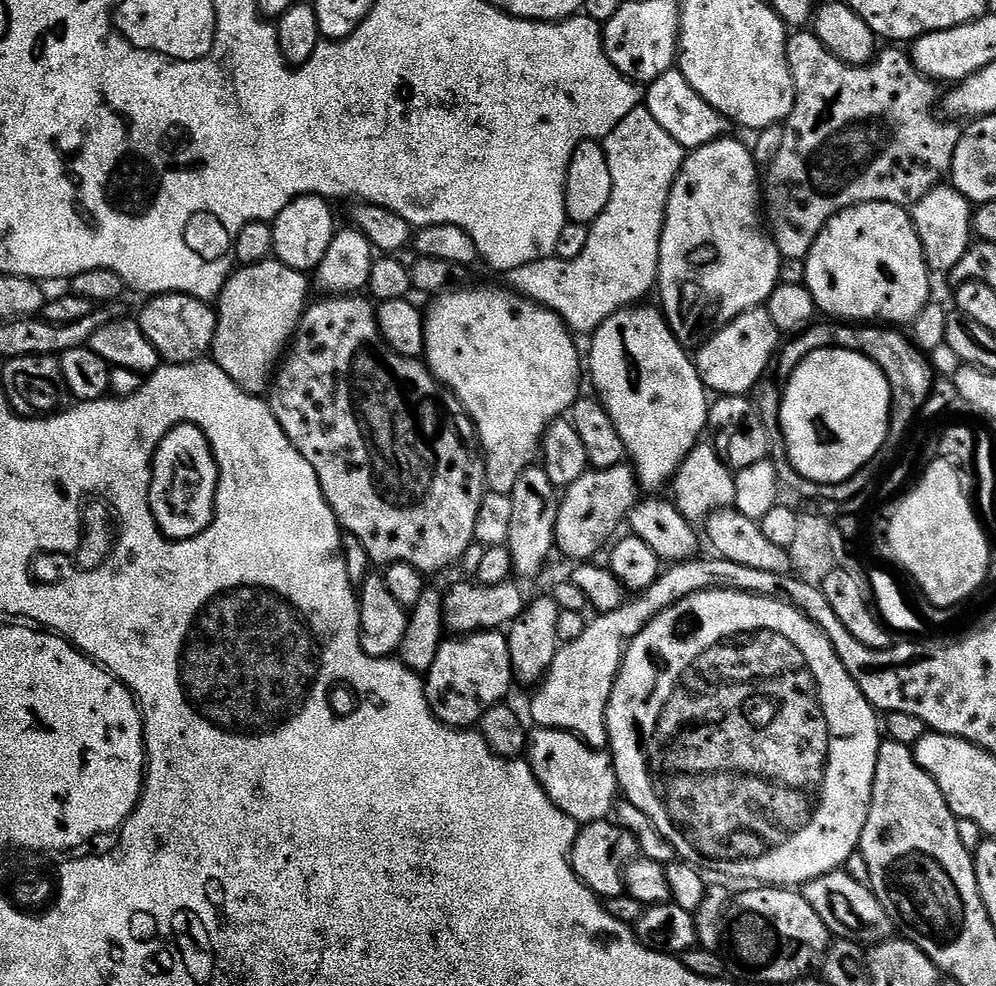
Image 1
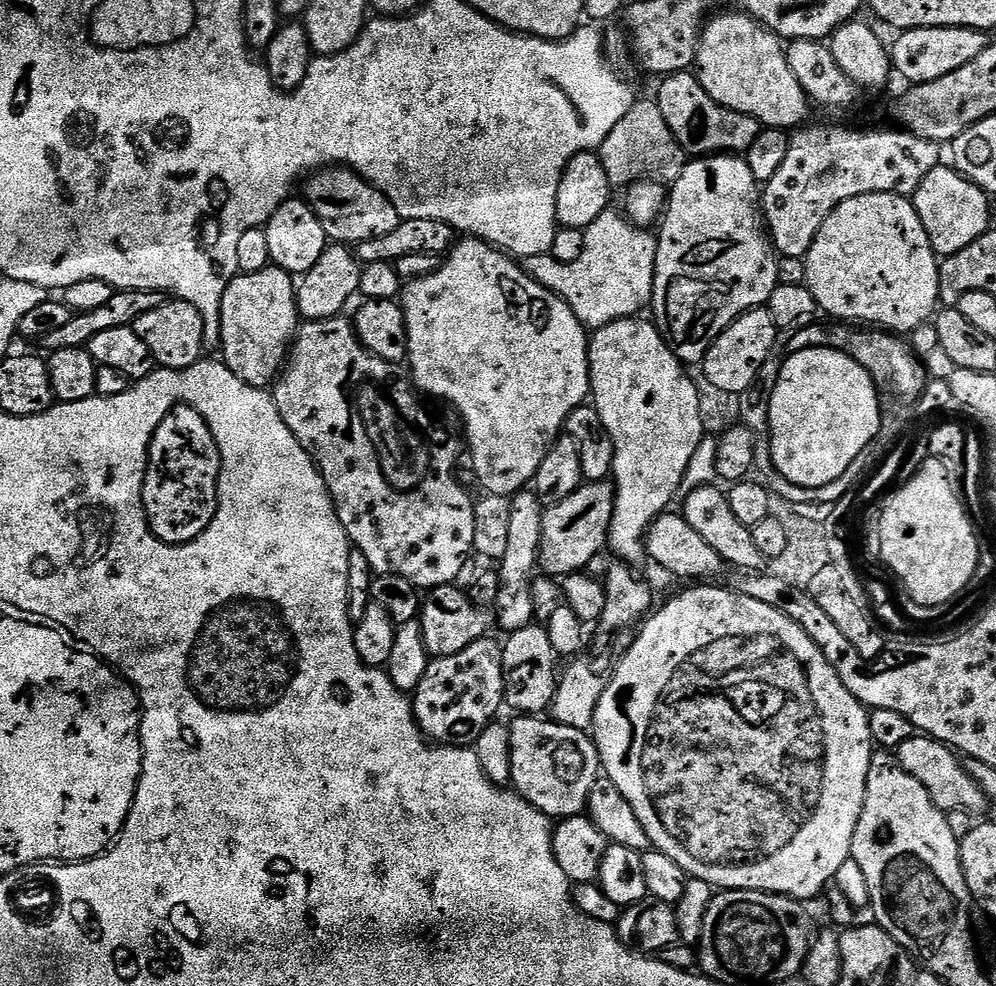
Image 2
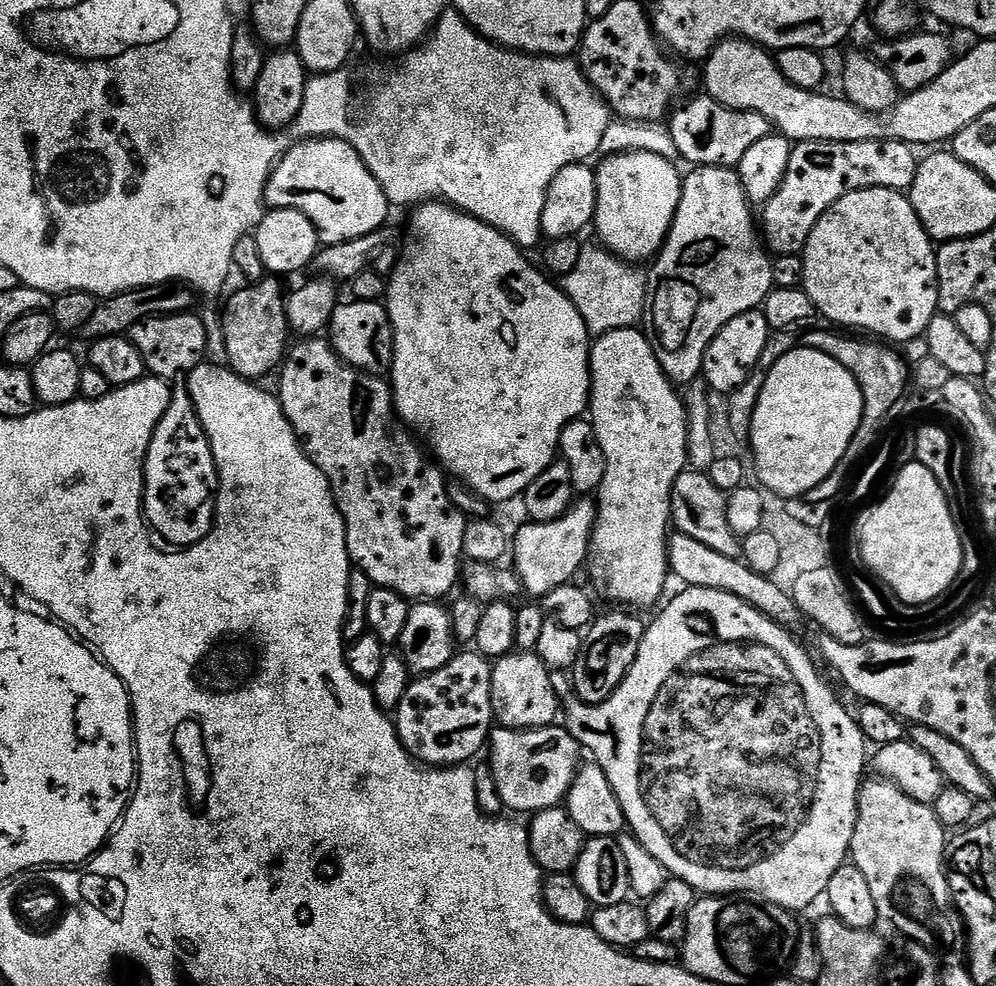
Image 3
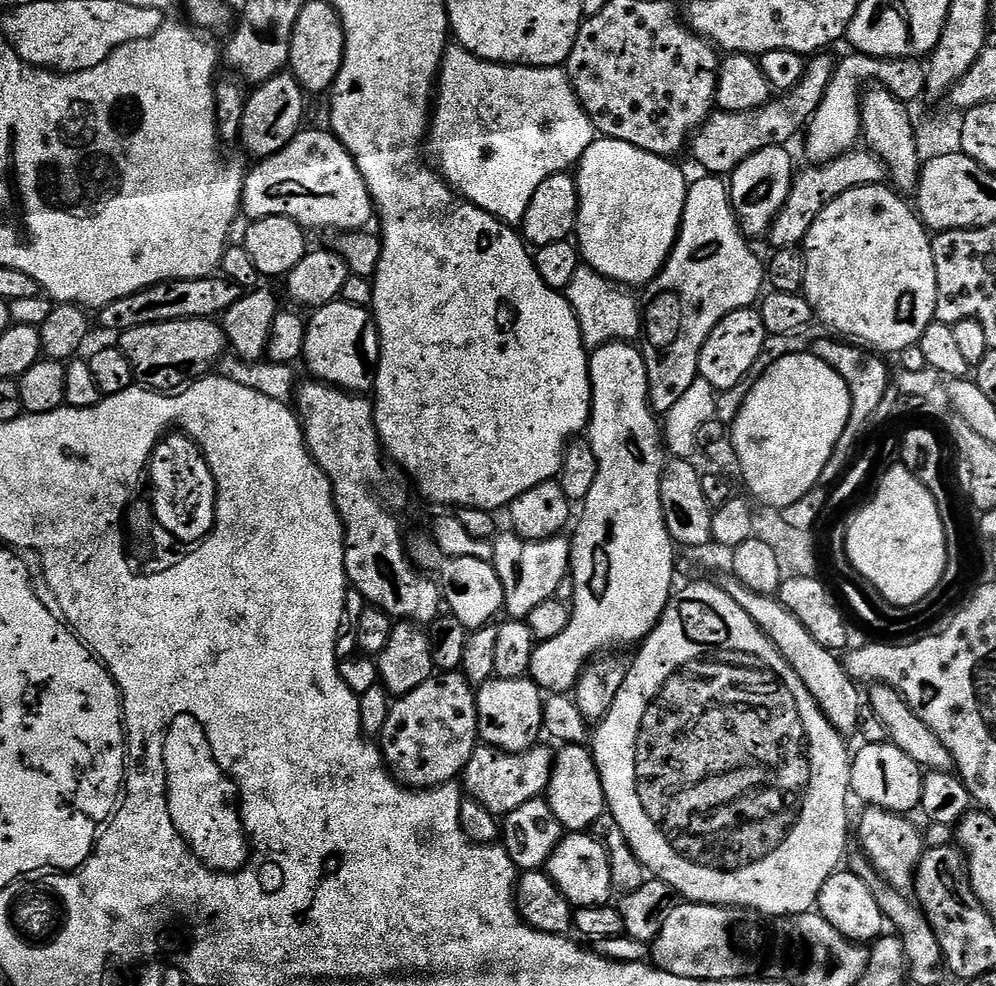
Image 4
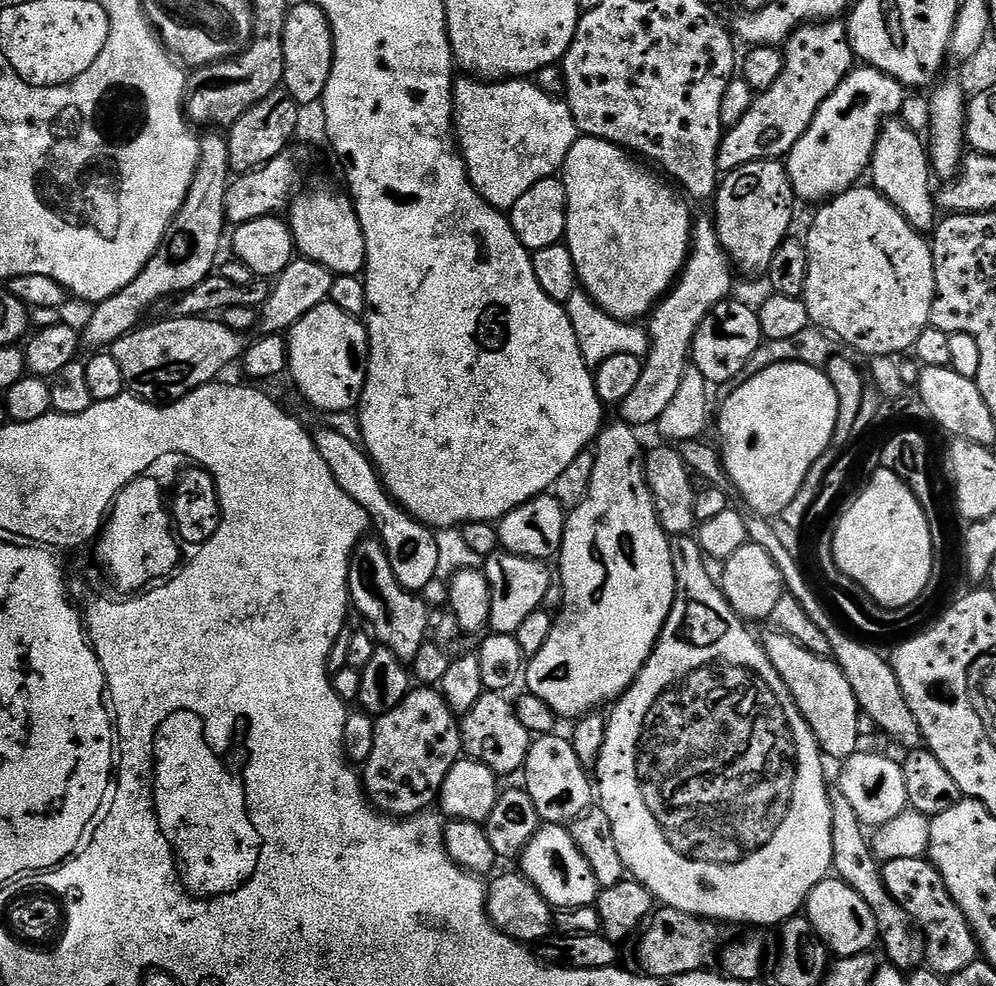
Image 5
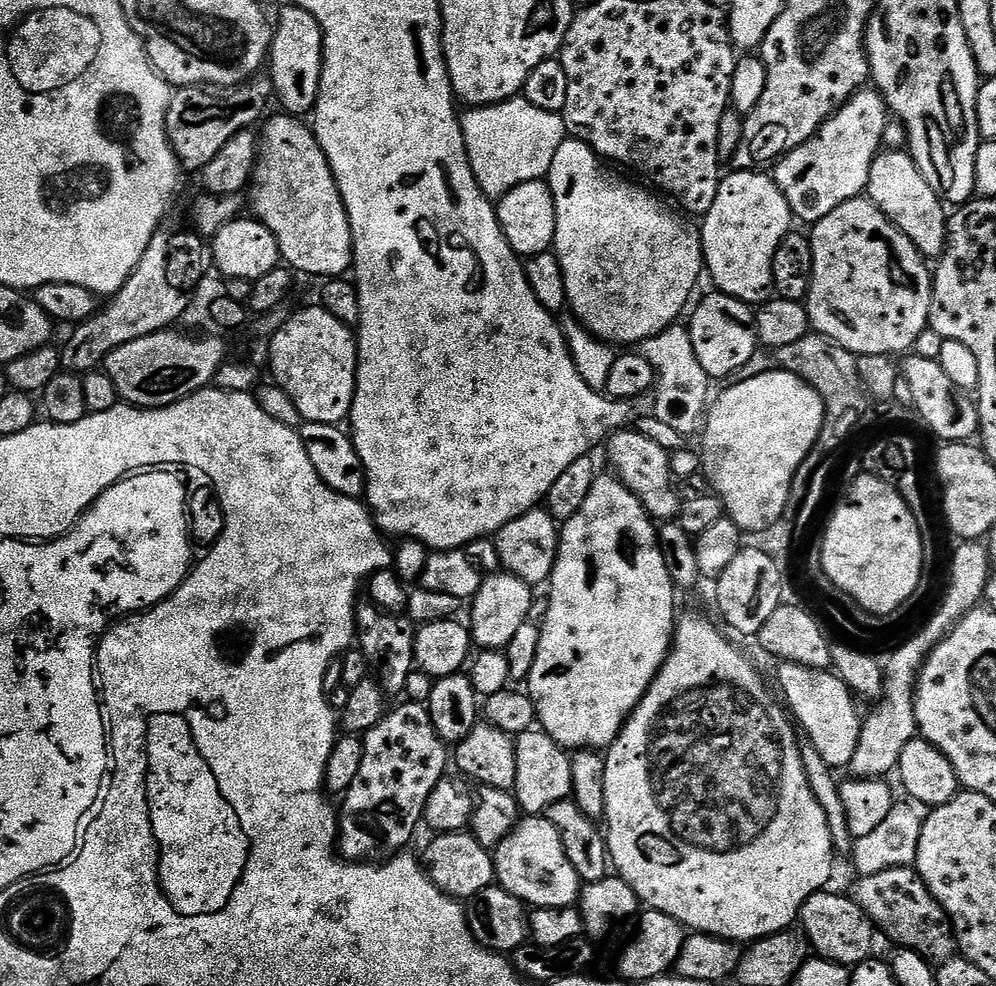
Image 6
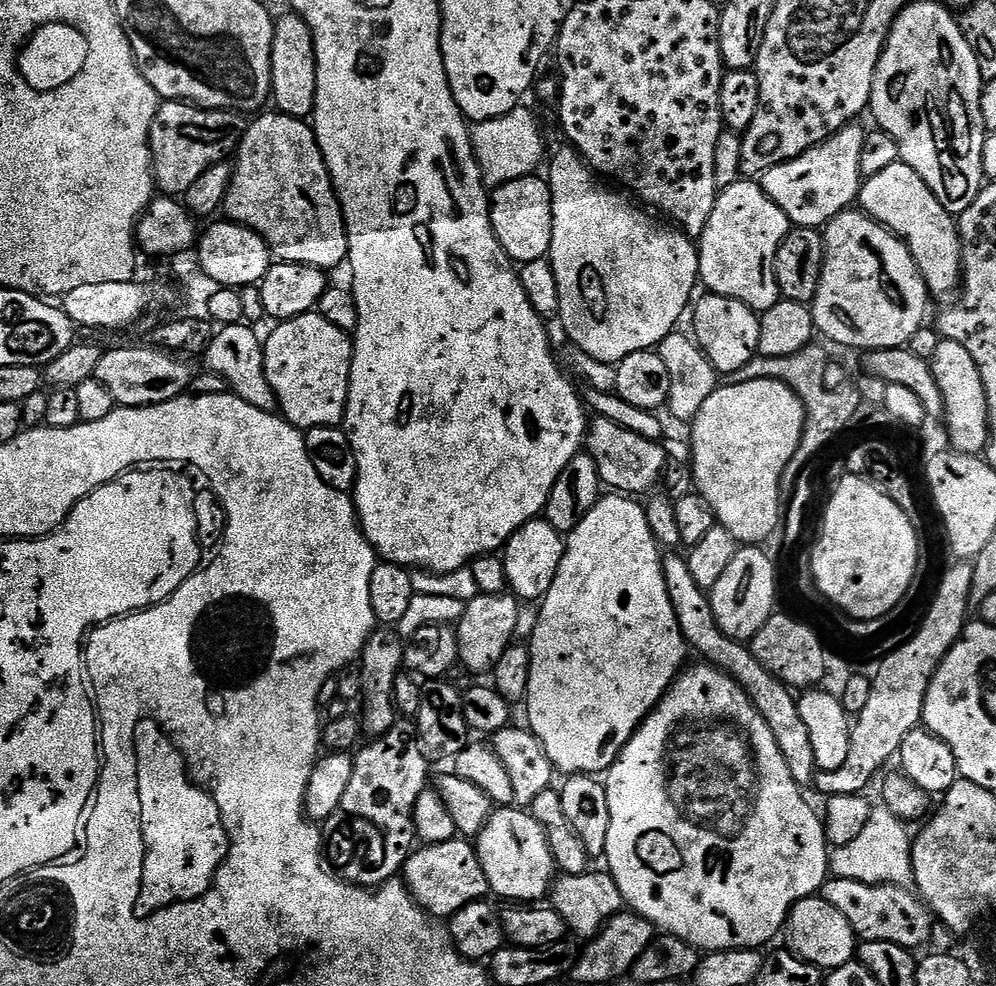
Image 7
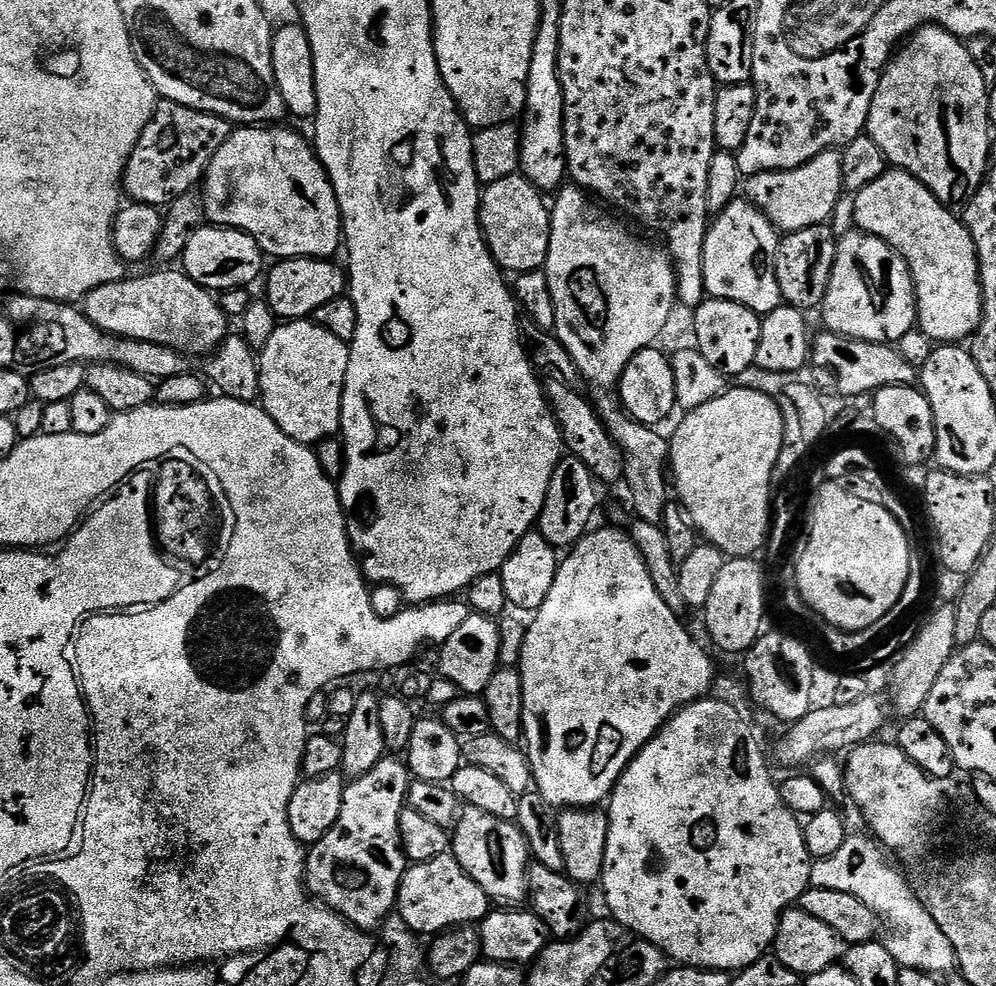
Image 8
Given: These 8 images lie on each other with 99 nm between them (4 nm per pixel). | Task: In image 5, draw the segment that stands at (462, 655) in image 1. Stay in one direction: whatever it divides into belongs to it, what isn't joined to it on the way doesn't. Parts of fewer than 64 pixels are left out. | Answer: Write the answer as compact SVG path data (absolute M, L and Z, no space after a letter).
M432 686L413 687L394 710L379 717L374 730L374 750L370 750L370 758L362 766L362 783L372 807L393 818L417 816L419 812L431 809L437 803L446 774L450 774L464 752L460 725L461 721L448 705L443 691Z

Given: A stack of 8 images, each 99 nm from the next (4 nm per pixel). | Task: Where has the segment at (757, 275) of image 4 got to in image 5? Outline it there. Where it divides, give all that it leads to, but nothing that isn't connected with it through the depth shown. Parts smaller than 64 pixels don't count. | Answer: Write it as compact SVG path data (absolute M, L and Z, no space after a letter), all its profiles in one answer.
M697 219L692 230L688 261L684 263L680 279L673 284L671 292L652 309L647 321L649 324L646 324L646 331L650 341L648 355L643 361L636 388L630 390L630 394L622 401L623 419L627 423L633 426L655 425L662 410L674 402L674 394L678 394L678 386L682 386L682 378L690 367L694 334L698 326L702 326L702 318L706 318L706 314L710 314L718 302L733 295L732 276L734 265L720 245L715 223L711 219Z

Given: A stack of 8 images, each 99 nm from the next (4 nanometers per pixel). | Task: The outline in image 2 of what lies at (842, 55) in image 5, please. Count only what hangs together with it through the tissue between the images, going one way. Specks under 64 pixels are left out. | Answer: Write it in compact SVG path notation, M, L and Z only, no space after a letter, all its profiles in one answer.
M691 71L687 72L676 72L673 76L665 76L659 81L660 89L654 93L654 99L656 105L662 110L662 118L666 118L666 126L670 126L670 134L675 138L679 144L684 147L685 153L689 157L699 158L702 156L710 156L713 154L744 154L750 146L754 146L754 138L762 131L762 126L752 116L741 116L739 112L730 110L726 106L722 106L718 102L714 102L714 98L710 98L710 94L706 94L706 90L701 86L699 79Z

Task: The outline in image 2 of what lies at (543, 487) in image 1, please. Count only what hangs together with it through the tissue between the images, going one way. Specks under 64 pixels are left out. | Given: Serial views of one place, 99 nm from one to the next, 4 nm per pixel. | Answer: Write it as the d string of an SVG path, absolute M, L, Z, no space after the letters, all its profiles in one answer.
M521 490L511 497L510 534L507 537L506 552L498 560L500 573L500 589L494 605L494 620L504 627L505 633L517 632L534 620L534 598L531 586L534 573L540 562L540 543L542 542L542 524L544 522L545 505L540 503L535 491Z

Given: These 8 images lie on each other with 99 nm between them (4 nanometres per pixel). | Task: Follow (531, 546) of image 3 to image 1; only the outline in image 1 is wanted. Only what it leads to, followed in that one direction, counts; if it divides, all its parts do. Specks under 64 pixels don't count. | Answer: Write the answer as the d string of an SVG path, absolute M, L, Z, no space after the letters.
M625 462L609 468L592 468L584 472L578 482L563 489L555 547L559 551L561 548L572 562L591 561L595 557L592 555L621 531L620 524L622 528L628 513L638 502L636 492L638 493L636 469L631 463Z

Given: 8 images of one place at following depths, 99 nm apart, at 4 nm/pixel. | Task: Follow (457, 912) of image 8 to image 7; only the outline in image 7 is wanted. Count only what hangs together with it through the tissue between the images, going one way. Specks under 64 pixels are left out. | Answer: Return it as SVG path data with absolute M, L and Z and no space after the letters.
M464 838L417 847L404 863L402 883L412 895L412 900L433 918L450 918L455 912L462 910L462 906L473 904L476 900L485 899L490 892L488 879L482 870L482 862L478 862L476 845Z

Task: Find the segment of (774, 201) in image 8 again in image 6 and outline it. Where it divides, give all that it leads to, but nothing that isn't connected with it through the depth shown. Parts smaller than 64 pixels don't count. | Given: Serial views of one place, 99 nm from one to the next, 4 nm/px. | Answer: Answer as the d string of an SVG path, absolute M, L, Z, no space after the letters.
M875 90L855 92L806 143L792 152L787 152L776 161L774 179L797 221L805 220L805 225L814 225L822 218L826 218L830 210L838 210L842 202L857 199L867 189L872 163L881 151L889 119L888 105L884 103L879 92Z

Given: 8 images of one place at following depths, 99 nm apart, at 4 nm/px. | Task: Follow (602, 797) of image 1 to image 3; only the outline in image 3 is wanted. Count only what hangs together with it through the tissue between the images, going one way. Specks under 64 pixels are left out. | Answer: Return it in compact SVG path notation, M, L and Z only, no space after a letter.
M496 726L493 727L490 737L490 752L491 748L490 763L494 774L494 782L498 782L498 794L509 813L512 811L535 814L547 808L563 805L567 801L568 791L582 763L580 743L574 739L567 727L502 728Z

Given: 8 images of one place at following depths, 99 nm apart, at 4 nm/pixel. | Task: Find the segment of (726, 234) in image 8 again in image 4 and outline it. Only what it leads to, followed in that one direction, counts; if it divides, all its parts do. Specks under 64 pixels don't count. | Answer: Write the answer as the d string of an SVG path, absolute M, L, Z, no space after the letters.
M784 146L758 150L758 154L750 154L730 174L730 195L732 209L740 229L749 238L767 237L774 218L782 210L786 198L792 189L794 171L792 172L792 156Z

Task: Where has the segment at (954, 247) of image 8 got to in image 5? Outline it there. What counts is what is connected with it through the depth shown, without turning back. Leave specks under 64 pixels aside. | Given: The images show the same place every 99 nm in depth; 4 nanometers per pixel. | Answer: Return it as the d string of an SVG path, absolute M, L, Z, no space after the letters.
M900 118L884 121L880 129L880 137L874 146L874 154L870 165L871 187L895 206L910 222L910 226L921 234L928 234L938 223L938 200L932 196L932 180L934 173L930 167L930 157L921 133L909 128Z

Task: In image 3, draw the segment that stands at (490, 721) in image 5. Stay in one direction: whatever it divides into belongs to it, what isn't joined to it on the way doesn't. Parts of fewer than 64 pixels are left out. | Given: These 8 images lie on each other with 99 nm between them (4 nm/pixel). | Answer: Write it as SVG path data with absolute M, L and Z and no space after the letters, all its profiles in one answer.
M513 650L492 664L492 715L502 728L550 728L561 719L562 696L552 685L553 673L535 651Z

